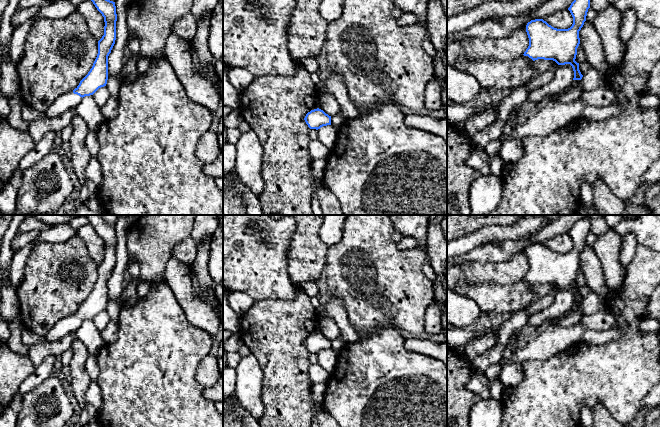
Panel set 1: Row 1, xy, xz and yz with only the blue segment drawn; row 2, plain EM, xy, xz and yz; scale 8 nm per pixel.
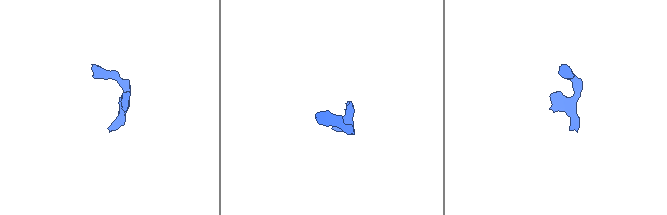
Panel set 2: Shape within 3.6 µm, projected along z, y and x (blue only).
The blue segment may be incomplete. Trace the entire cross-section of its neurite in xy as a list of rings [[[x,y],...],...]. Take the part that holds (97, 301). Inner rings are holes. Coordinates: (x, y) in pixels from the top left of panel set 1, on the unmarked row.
[[[83,215],[104,241],[104,259],[98,265],[98,278],[88,298],[71,316],[59,320],[47,333],[47,341],[57,341],[76,333],[85,320],[93,319],[99,312],[106,310],[108,304],[108,280],[116,264],[116,230],[99,215]]]

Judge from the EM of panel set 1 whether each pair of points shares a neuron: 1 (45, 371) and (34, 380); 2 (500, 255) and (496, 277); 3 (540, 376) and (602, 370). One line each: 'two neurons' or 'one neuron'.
1: one neuron
2: two neurons
3: one neuron

